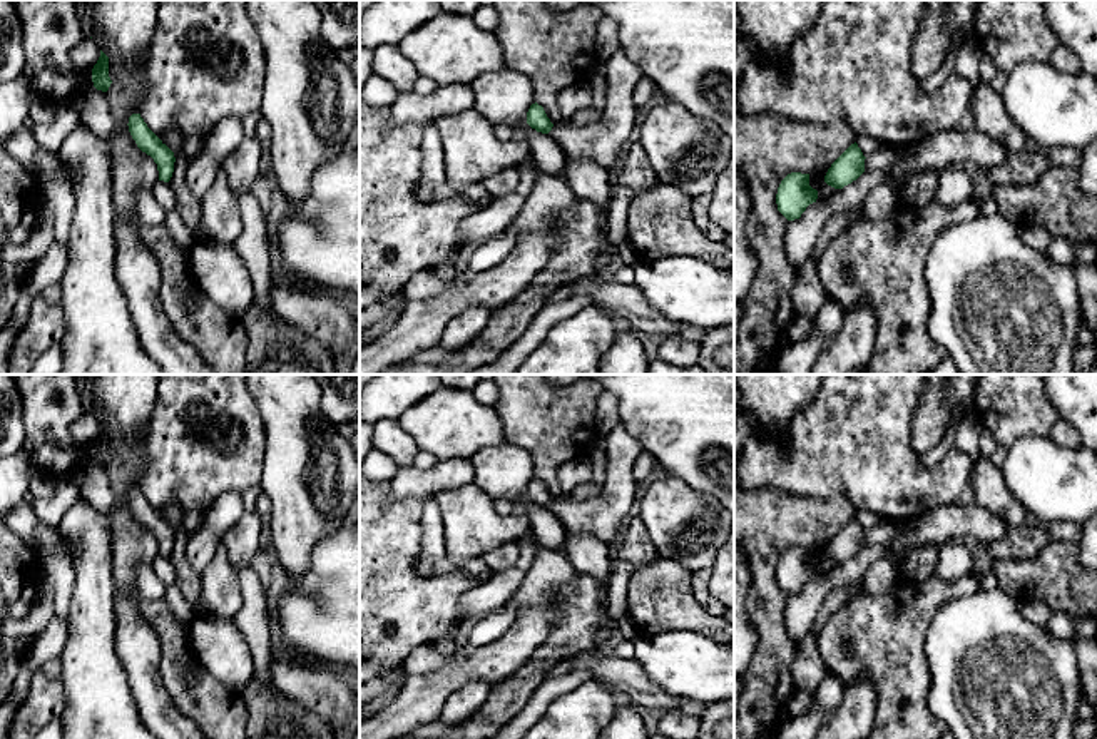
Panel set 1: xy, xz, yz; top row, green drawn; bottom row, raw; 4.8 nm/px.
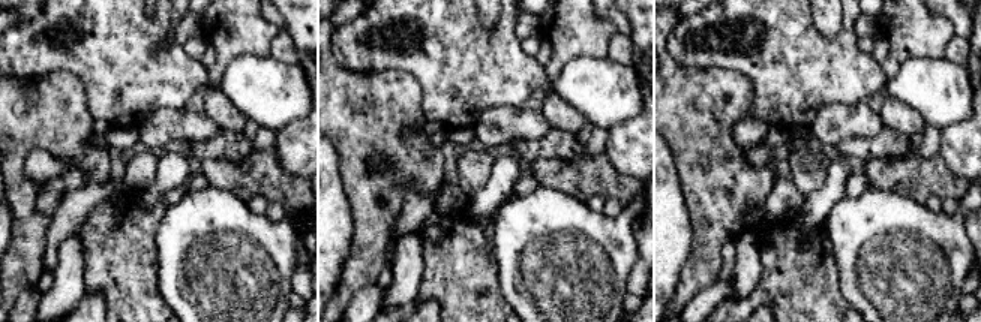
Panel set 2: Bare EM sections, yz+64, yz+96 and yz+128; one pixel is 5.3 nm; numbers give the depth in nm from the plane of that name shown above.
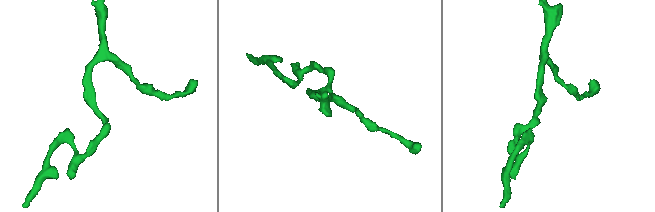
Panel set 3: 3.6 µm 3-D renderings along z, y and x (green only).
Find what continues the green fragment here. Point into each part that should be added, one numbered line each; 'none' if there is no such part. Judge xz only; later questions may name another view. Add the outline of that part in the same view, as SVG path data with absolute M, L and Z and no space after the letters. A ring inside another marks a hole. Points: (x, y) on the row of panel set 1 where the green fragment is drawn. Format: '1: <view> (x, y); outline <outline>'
1: xz (602, 142); outline M619 48L607 60L605 75L607 97L600 120L587 125L557 124L548 135L562 147L567 159L594 161L614 174L635 125L637 107L632 94L644 74L625 57L624 48Z

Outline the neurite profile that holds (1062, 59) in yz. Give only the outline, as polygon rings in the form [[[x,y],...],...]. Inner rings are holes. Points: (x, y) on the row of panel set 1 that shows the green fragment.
[[[1057,45],[1050,60],[1049,60],[1059,72],[1067,72],[1077,75],[1082,72],[1082,65],[1079,57],[1069,50],[1065,45]]]

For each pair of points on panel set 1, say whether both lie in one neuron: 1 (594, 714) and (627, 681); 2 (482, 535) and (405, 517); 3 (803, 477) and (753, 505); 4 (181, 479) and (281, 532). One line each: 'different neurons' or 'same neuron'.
1: different neurons
2: different neurons
3: different neurons
4: different neurons

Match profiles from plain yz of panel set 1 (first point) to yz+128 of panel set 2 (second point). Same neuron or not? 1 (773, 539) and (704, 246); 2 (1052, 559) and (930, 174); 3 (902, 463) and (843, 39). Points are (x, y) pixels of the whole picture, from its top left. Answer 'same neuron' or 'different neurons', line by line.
1: same neuron
2: same neuron
3: same neuron

